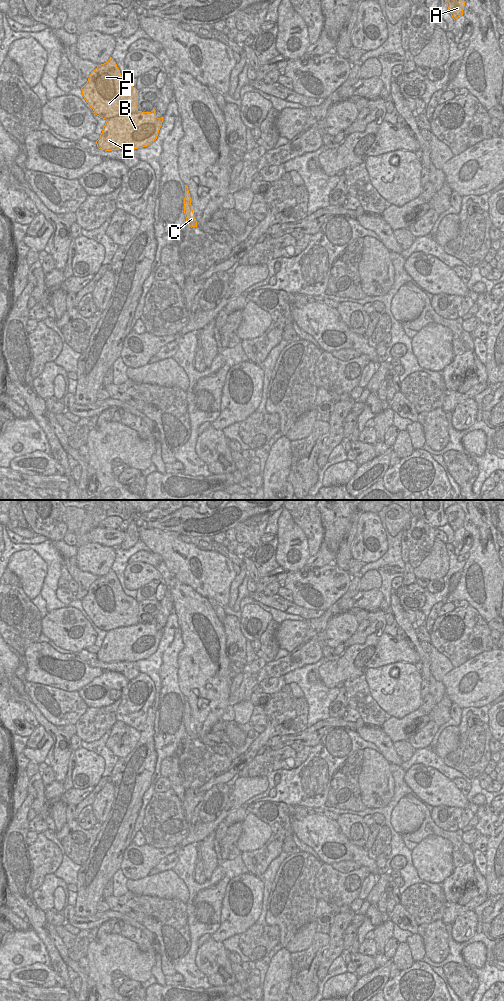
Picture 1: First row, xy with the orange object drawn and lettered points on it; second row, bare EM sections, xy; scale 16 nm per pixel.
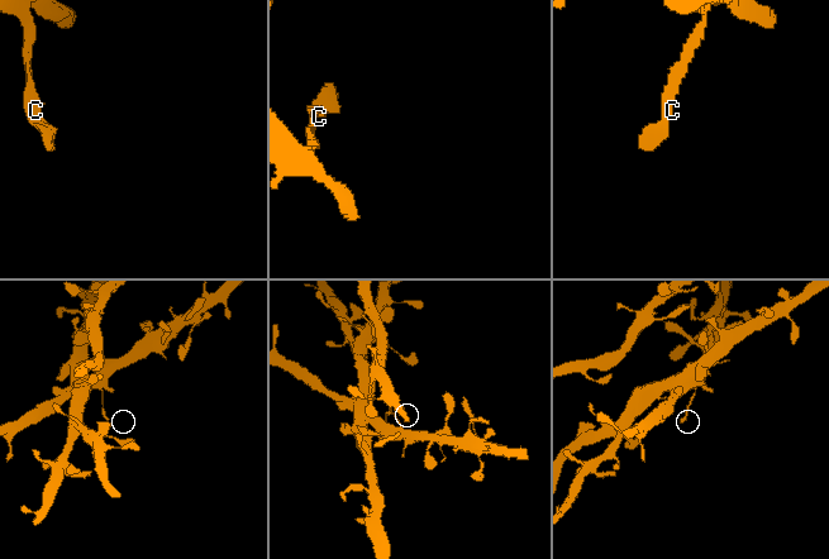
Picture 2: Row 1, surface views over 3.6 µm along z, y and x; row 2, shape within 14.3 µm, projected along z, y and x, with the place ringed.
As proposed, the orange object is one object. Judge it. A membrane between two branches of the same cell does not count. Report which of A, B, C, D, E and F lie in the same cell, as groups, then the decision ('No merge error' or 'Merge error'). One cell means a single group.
Groups: A B C E / D F. Merge error.

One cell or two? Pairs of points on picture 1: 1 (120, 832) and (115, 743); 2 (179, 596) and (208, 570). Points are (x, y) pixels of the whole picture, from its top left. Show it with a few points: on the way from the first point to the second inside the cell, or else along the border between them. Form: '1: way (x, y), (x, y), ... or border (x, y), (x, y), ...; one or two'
1: border (137, 742), (125, 756), (119, 758); two
2: border (173, 575), (207, 599); two

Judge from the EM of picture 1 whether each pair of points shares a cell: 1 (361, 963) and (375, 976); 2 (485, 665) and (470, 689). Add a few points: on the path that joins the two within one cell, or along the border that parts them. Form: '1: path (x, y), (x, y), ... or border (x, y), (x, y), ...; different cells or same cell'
1: border (377, 968), (359, 977); different cells
2: path (485, 671), (475, 683); same cell

